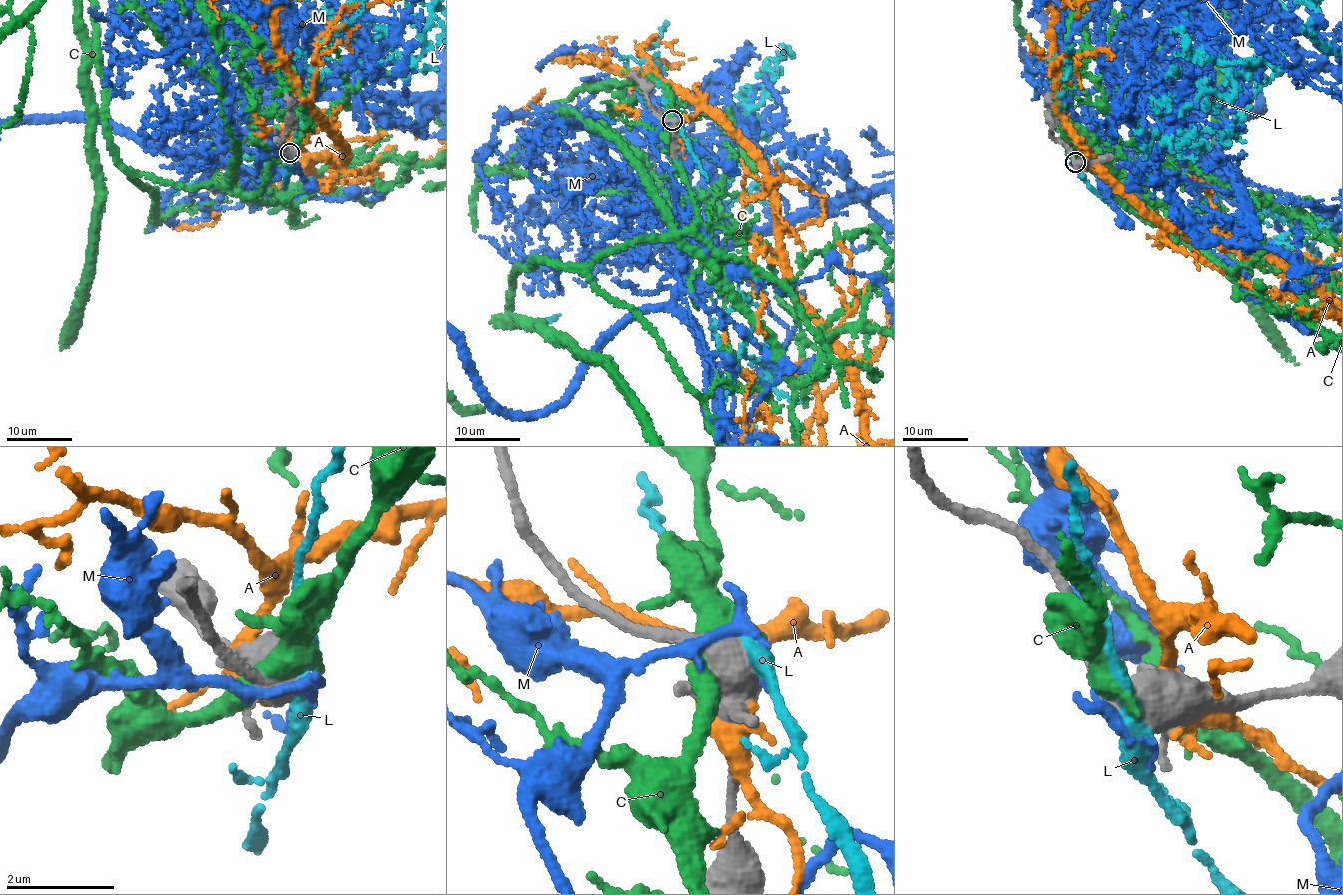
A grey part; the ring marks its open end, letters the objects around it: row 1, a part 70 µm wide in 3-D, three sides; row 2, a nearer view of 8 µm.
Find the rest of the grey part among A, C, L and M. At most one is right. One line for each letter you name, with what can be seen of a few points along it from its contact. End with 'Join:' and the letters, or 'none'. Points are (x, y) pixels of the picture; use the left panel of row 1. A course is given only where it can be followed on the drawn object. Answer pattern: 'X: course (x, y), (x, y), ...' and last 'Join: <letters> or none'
Join: C

